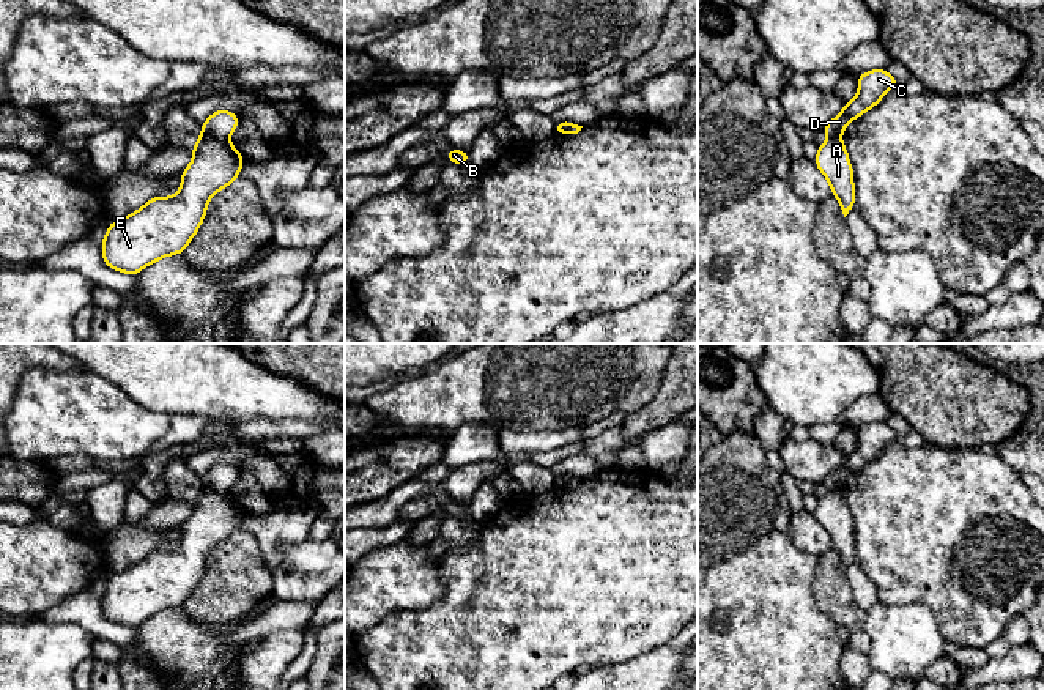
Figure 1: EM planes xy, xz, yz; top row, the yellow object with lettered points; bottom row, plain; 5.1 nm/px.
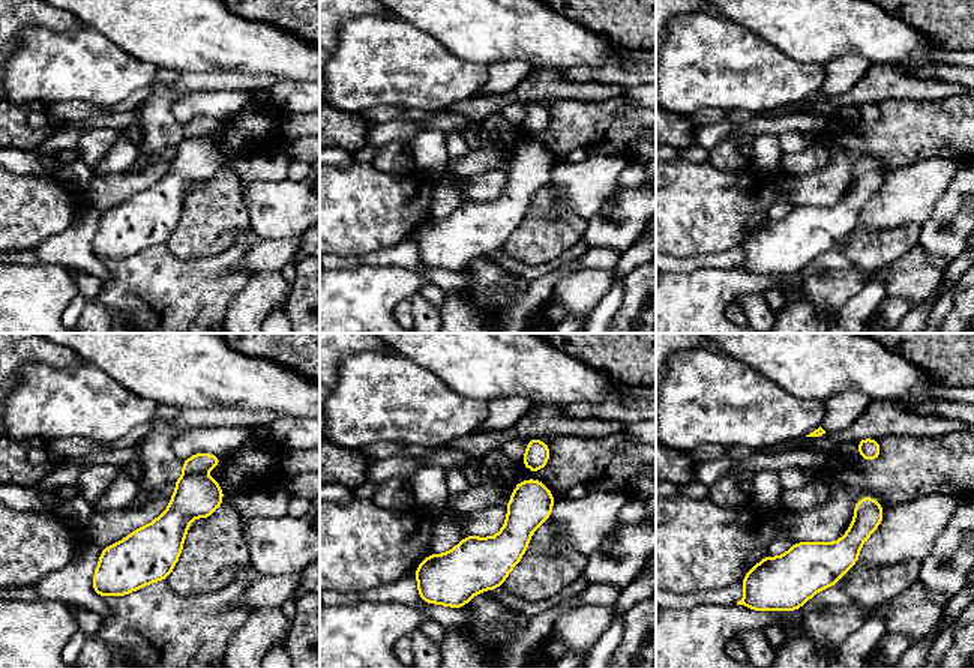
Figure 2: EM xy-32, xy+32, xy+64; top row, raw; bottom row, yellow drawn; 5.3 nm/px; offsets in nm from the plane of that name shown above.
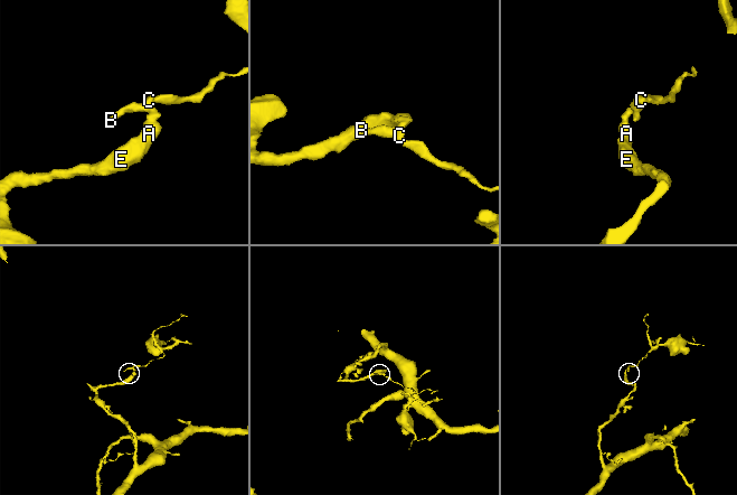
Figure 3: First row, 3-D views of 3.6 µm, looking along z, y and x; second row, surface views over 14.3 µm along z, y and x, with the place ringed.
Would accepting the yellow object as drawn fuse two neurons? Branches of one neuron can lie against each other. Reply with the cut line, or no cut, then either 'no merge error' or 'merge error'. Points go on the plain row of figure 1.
cut xy (202, 487), (227, 492); merge error

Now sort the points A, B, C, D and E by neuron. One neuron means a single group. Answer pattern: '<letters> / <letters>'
A E / B C D

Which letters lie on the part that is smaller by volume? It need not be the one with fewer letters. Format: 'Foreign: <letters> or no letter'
Foreign: B, C, D

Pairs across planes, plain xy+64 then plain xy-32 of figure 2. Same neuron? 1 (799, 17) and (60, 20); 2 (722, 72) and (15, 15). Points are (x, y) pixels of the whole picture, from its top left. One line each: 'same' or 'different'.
1: different
2: different

